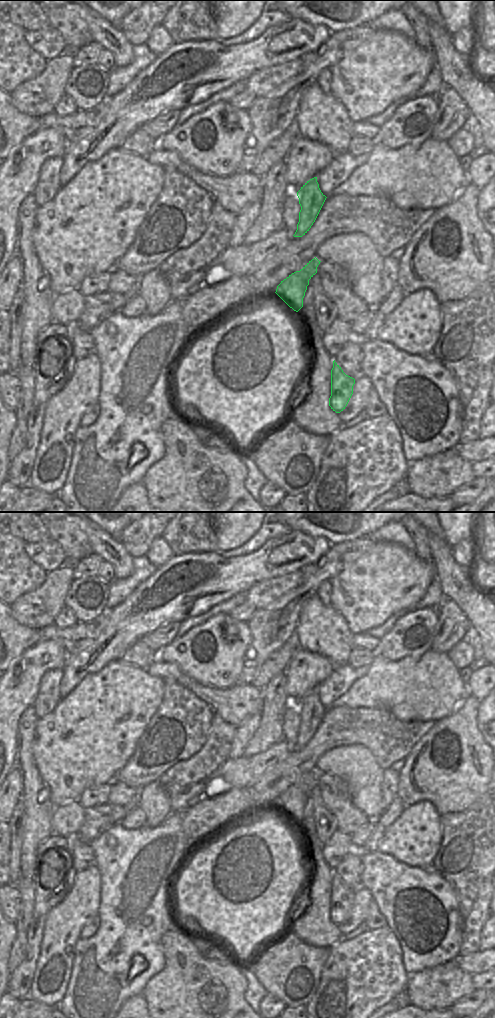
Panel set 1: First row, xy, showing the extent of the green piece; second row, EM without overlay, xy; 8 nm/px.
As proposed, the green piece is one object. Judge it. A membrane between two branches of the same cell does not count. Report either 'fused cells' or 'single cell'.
fused cells

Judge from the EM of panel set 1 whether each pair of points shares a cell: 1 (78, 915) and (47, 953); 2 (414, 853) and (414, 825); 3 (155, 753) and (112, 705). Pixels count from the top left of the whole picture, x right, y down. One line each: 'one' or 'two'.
1: one
2: one
3: two

